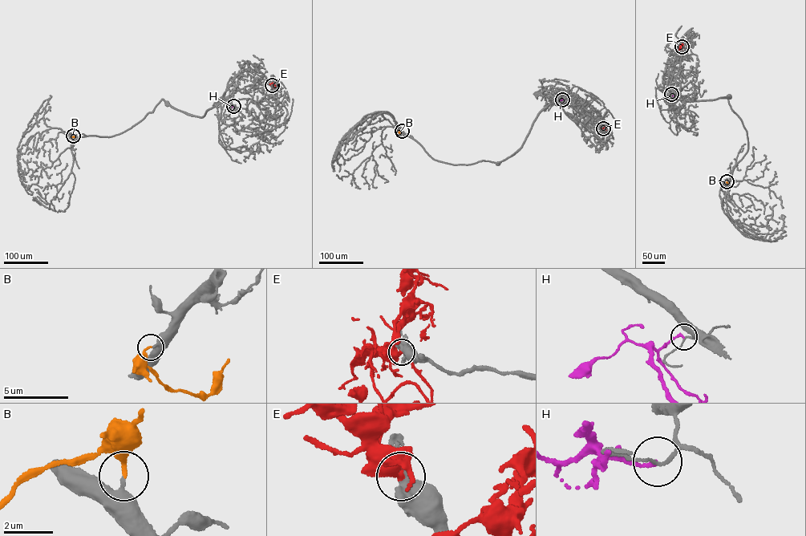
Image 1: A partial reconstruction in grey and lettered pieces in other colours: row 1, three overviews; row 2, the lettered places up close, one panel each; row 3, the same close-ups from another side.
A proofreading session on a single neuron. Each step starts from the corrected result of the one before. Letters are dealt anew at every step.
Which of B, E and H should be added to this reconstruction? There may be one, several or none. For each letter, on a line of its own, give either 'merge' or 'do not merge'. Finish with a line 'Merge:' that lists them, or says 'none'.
B: merge
E: do not merge
H: do not merge
Merge: B

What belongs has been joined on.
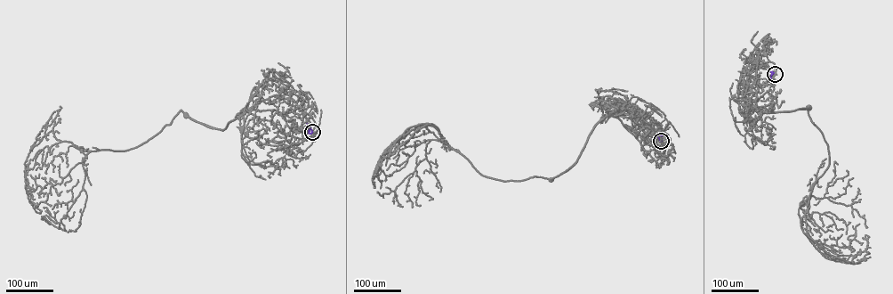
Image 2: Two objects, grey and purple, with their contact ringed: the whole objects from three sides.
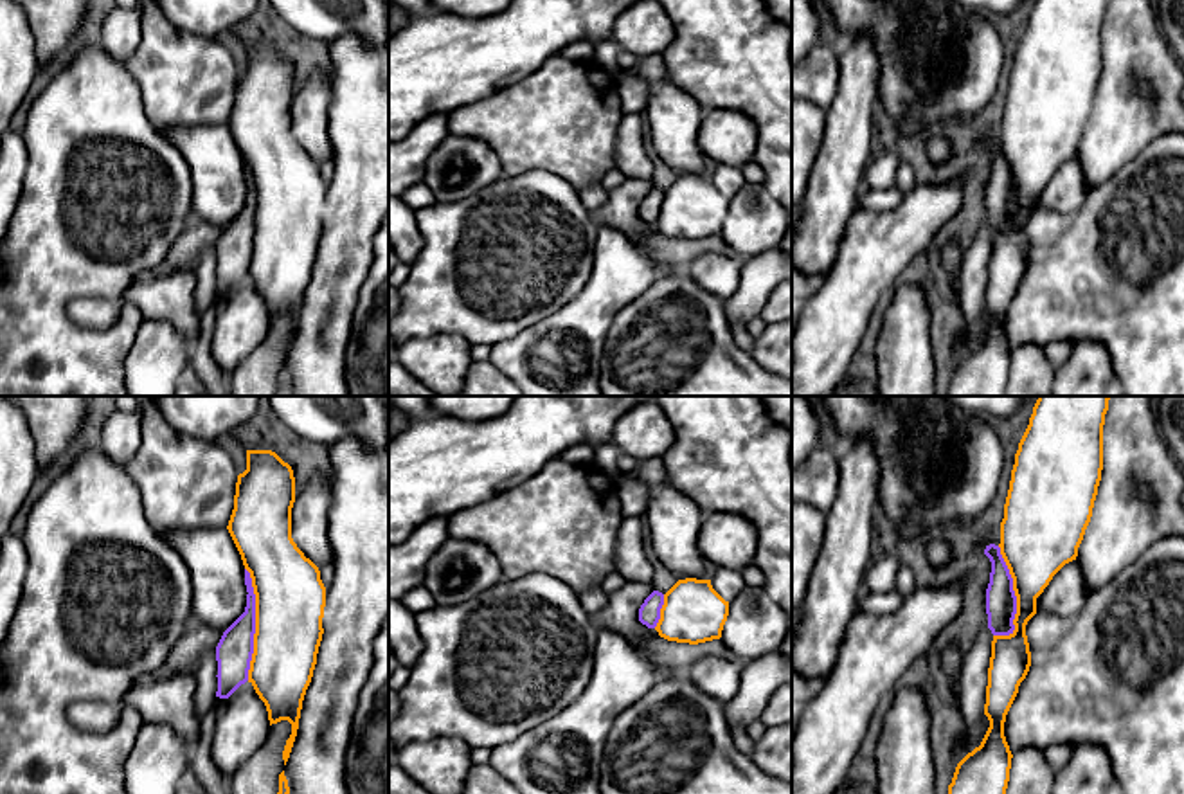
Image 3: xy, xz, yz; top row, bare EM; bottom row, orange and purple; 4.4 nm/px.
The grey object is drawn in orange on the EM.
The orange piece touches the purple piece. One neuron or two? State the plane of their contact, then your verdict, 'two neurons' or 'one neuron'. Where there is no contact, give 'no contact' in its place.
xy | two neurons

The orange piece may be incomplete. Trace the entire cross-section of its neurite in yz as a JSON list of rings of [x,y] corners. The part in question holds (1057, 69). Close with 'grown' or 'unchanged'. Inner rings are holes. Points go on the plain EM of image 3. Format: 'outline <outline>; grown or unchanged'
outline [[[1035,0],[1033,4],[1015,50],[999,140],[1017,193],[1015,227],[1009,232],[993,232],[984,301],[990,324],[981,342],[957,360],[946,396],[1006,396],[1013,351],[1004,333],[1004,319],[1031,263],[1026,221],[1036,211],[1036,194],[1053,173],[1078,153],[1101,77],[1107,7],[1108,0]]]; unchanged

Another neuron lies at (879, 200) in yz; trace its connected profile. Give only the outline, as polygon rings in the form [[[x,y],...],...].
[[[896,185],[889,189],[869,189],[866,196],[858,198],[857,211],[887,212],[903,202],[905,193]]]

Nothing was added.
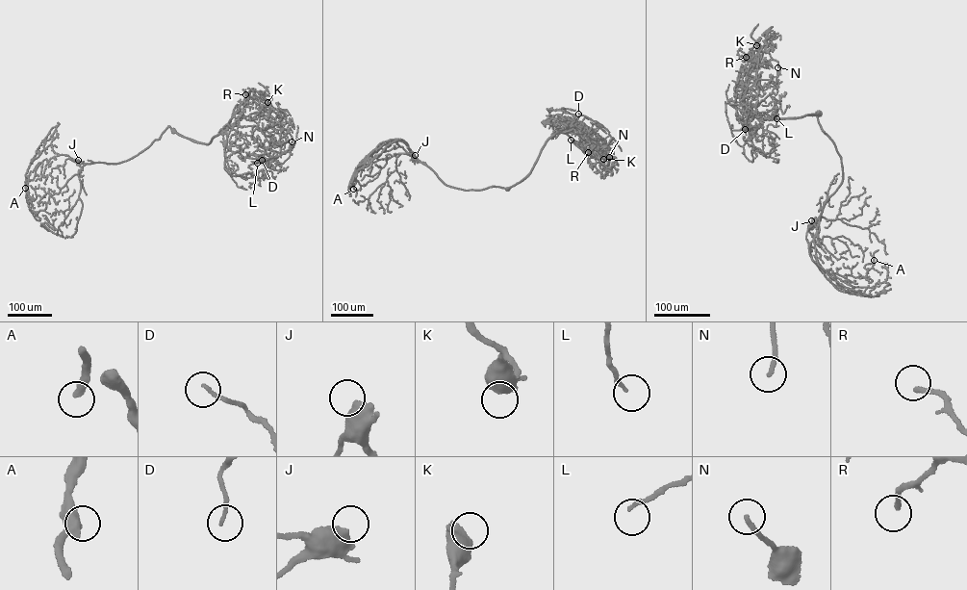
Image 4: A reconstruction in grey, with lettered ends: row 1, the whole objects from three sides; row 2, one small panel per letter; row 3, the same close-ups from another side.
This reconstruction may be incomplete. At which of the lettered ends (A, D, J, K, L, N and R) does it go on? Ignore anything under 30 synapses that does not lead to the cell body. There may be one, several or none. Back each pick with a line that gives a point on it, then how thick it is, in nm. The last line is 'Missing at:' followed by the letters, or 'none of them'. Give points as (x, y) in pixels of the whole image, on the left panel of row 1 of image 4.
A: Place: (25, 188). Thickness 320 nm
R: Place: (245, 94). Thickness 200 nm
Missing at: A, R

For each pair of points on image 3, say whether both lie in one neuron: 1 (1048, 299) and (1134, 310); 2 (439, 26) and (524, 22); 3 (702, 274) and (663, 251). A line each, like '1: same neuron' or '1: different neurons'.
1: same neuron
2: same neuron
3: different neurons

